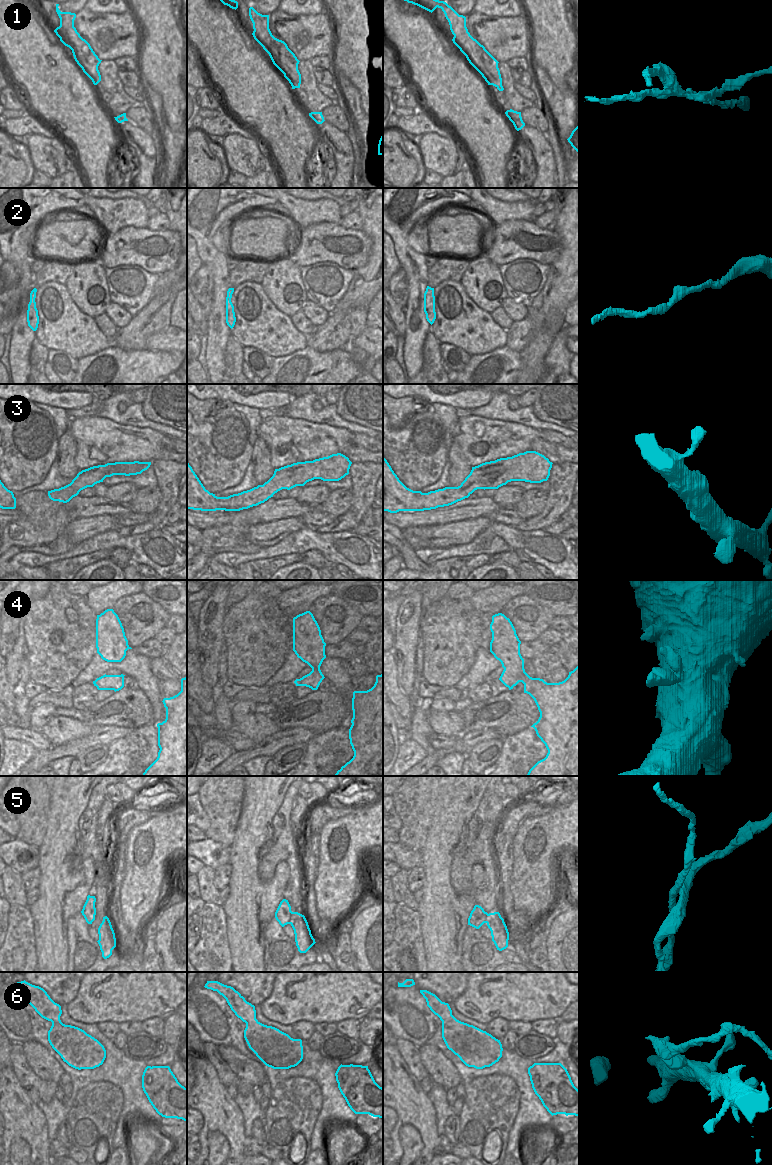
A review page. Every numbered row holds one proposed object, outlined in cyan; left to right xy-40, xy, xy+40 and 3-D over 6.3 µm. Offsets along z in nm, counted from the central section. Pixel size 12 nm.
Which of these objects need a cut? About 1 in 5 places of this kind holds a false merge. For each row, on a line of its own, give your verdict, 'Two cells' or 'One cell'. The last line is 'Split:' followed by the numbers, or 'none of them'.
1: Two cells
2: One cell
3: One cell
4: One cell
5: Two cells
6: Two cells
Split: 1, 5, 6

